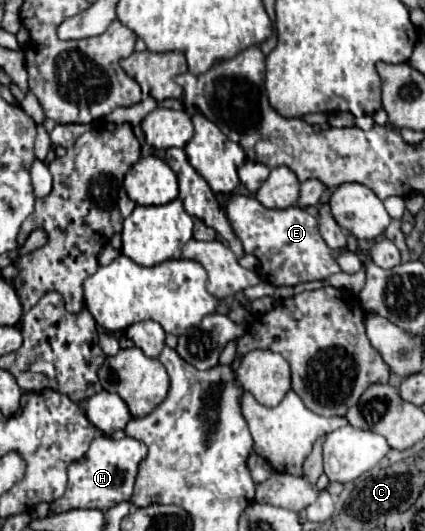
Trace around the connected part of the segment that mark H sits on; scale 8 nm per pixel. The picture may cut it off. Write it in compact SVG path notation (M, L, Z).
M96 437L90 449L84 453L80 461L74 461L68 467L68 487L66 493L50 503L52 513L64 513L72 509L102 509L108 511L110 507L118 505L120 501L128 501L132 497L134 479L138 463L146 457L146 445L132 439L110 439L110 437Z

